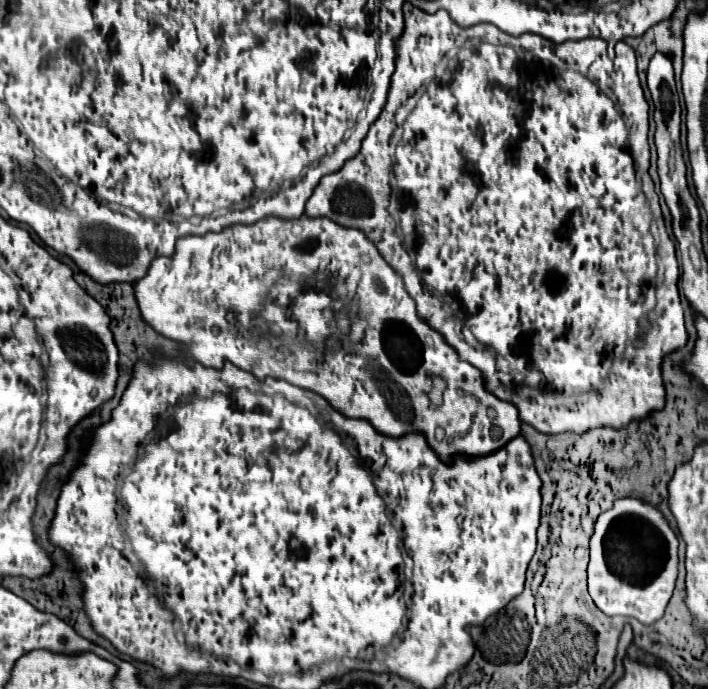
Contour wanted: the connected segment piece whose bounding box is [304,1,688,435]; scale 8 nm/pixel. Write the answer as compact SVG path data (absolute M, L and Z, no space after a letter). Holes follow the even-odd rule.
M406 1L406 3L404 3L404 23L406 23L406 25L404 25L404 31L402 31L402 35L400 35L400 37L398 37L398 39L396 39L396 71L394 71L394 75L392 75L392 77L391 77L391 83L390 83L390 88L389 88L389 93L390 93L390 95L388 95L388 99L387 99L387 103L386 103L386 105L385 105L385 108L384 108L384 109L385 109L385 110L386 110L386 111L387 111L387 112L388 112L388 113L386 113L386 111L384 111L384 115L380 115L380 119L378 119L378 121L376 121L376 123L373 123L373 124L372 124L372 125L371 125L371 127L370 127L370 129L369 129L369 131L368 131L368 135L366 135L366 139L364 139L364 141L362 141L362 147L360 147L360 151L358 151L358 155L354 155L354 157L352 157L352 159L348 159L348 161L346 161L346 163L344 163L344 165L342 165L342 169L340 169L340 171L336 171L336 173L332 173L332 175L326 175L326 177L324 177L324 179L320 179L320 183L318 183L318 185L316 185L316 189L314 189L314 193L312 193L312 197L310 197L310 199L308 199L308 203L306 203L306 211L304 211L304 215L308 215L308 217L326 217L326 219L330 219L330 221L334 221L334 223L338 223L338 225L342 225L342 227L352 227L352 229L360 229L360 231L362 231L362 233L366 233L366 237L368 237L368 239L370 239L370 241L372 241L372 243L374 243L374 245L376 245L376 249L378 249L378 251L380 251L380 255L382 255L382 257L384 257L384 259L386 259L386 263L388 263L388 265L390 265L390 267L394 267L394 271L396 271L396 273L398 273L398 275L400 275L400 277L402 277L402 281L404 281L404 287L406 287L406 291L408 291L408 295L410 295L410 297L412 297L412 299L414 299L414 301L416 301L416 311L418 311L418 315L420 315L420 317L422 317L422 319L424 319L424 321L426 321L426 323L428 323L428 325L430 325L430 327L432 327L432 329L434 329L434 331L438 331L438 333L440 333L440 335L442 335L442 337L444 337L444 339L446 339L446 343L448 343L448 345L450 345L450 347L454 347L454 349L456 349L456 353L458 353L458 355L460 355L460 359L462 359L462 361L468 361L468 363L470 363L470 365L474 365L474 367L476 367L476 369L480 369L480 351L479 351L479 350L478 350L478 345L480 345L480 343L484 343L484 347L492 347L492 351L496 351L496 359L502 359L502 361L504 361L504 363L506 363L506 365L508 365L508 369L510 369L510 375L512 375L512 379L514 379L514 381L510 381L510 385L512 385L512 387L510 387L510 389L512 389L512 391L510 391L510 393L506 393L506 391L502 391L502 387L500 387L500 385L502 385L502 383L500 383L500 377L488 377L488 373L484 373L484 377L486 377L486 379L490 379L490 387L488 387L488 389L490 389L490 391L492 391L492 393L494 393L494 395L498 395L498 397L500 397L500 399L502 399L502 401L510 401L510 403L512 403L512 405L516 405L516 407L518 407L518 413L520 413L520 419L522 419L522 421L524 421L524 423L528 423L528 425L532 425L532 427L534 427L534 429L538 429L538 431L540 431L540 433L546 433L546 435L558 435L558 433L578 433L578 435L582 435L582 433L584 433L584 431L590 431L590 429L596 429L596 427L616 427L616 429L622 429L622 427L626 427L626 425L628 425L628 423L632 423L632 421L642 421L642 417L644 417L644 415L650 415L650 413L652 413L652 411L660 411L660 409L664 409L664 403L666 403L666 387L664 387L664 379L662 379L662 367L660 367L660 363L662 363L662 361L664 361L664 355L666 355L666 353L670 353L670 351L674 351L674 349L680 349L680 347L684 347L684 345L686 345L686 341L688 341L688 333L686 333L686 325L684 325L684 319L660 319L660 317L662 317L662 315L666 315L666 313L668 313L668 311L666 311L666 309L676 309L676 315L680 315L680 317L684 317L684 311L682 311L682 305L680 305L680 295L678 295L678 277L680 277L680 269L678 269L678 261L676 261L676 255L674 255L674 243L672 243L672 238L671 238L671 237L668 237L668 233L667 233L667 231L666 231L666 225L664 225L664 219L663 219L663 218L662 218L662 217L660 217L660 215L662 215L662 213L656 213L656 227L658 227L658 231L656 231L656 235L654 235L654 236L653 236L653 234L652 234L652 233L650 233L650 225L652 225L652 223L653 223L653 221L654 221L654 218L653 218L653 216L652 216L652 211L650 211L650 203L648 203L648 199L646 199L646 195L644 195L644 191L642 191L642 179L640 179L640 173L638 173L638 171L636 171L636 163L634 163L634 159L632 159L632 149L630 149L630 137L632 137L632 135L634 135L634 133L648 133L648 124L649 124L649 111L650 111L650 106L649 106L649 104L648 104L648 102L647 102L647 100L646 100L646 98L645 98L645 96L644 96L644 91L643 91L643 89L642 89L642 85L640 85L640 79L638 79L638 71L636 71L636 55L634 55L634 49L632 49L632 47L630 47L630 45L626 45L626 43L618 43L618 45L616 45L616 57L614 57L614 59L610 59L610 57L608 57L608 51L606 51L606 43L604 43L604 41L602 41L602 39L584 39L584 41L580 41L580 43L562 43L562 45L560 45L560 47L556 47L556 45L552 45L552 43L548 43L548 47L544 47L544 45L542 45L542 47L540 47L540 51L536 51L536 49L530 49L530 51L528 51L528 49L518 49L518 47L512 47L512 45L506 45L506 43L504 43L504 39L500 39L500 37L502 37L502 31L501 31L501 30L500 30L500 29L498 29L498 28L497 28L497 27L496 27L496 26L494 26L494 25L493 25L493 24L490 24L490 23L480 23L480 24L477 24L477 25L474 25L474 26L471 26L471 27L468 27L468 28L462 28L462 27L456 27L456 23L452 23L452 19L450 19L450 17L448 17L448 13L446 13L446 11L438 11L438 13L426 13L426 11L420 11L420 9L418 9L418 7L414 7L414 5L412 5L412 3L408 3L408 1ZM546 51L552 51L552 53L554 53L554 55L556 55L556 65L554 65L554 67L548 67L548 65L546 65L546 67L544 67L544 57L546 57ZM444 53L448 53L448 57L450 57L450 58L451 58L451 59L450 59L450 61L449 61L449 62L450 62L450 63L449 63L449 64L450 64L450 67L448 67L448 71L450 71L450 79L448 79L448 81L446 81L446 83L444 83L444 85L436 85L436 83L432 83L432 85L428 85L428 87L426 87L426 91L424 91L424 93L422 93L422 97L420 97L420 99L418 99L418 103L416 103L416 107L414 107L414 109L412 109L412 113L410 113L410 115L408 115L408 119L406 119L406 121L404 121L404 125L402 125L402 129L404 129L404 133L402 133L402 139L404 139L404 141L400 141L400 143L398 143L398 145L396 145L396 163L394 163L394 168L393 168L393 173L394 173L394 176L395 176L395 179L396 179L396 181L397 181L397 183L398 183L398 187L399 187L399 189L400 189L400 190L401 190L401 194L402 194L402 197L403 197L403 204L404 204L404 208L403 208L403 209L402 209L402 213L400 213L400 231L398 231L398 229L396 229L396 221L394 221L394 219L392 219L392 217L390 217L390 215L388 215L388 195L390 195L390 177L388 177L388 173L384 173L384 171L386 171L386 167L390 167L390 169L392 169L392 159L390 159L390 155L388 155L388 139L390 139L390 135L392 135L392 127L394 127L394 121L392 121L392 114L394 114L394 113L396 113L396 110L397 110L397 108L398 108L398 106L399 106L399 105L401 105L401 103L402 103L402 102L403 102L403 101L406 101L406 100L407 100L407 99L408 99L408 97L410 97L410 95L414 95L414 91L416 91L416 89L418 89L418 87L420 87L420 85L422 85L422 83L424 83L424 81L426 81L426 79L432 79L432 77L434 77L434 67L436 67L436 65L438 65L438 61L440 61L440 57L442 57L442 55L444 55ZM540 73L544 73L544 79L550 79L550 83L548 83L548 81L544 81L544 83L528 83L528 79L530 79L530 75L540 75ZM654 307L656 307L656 309L658 309L658 311L660 311L660 315L658 315L658 327L656 327L656 329L654 329L654 331L652 331L652 333L648 333L648 335L644 335L644 337L642 337L642 341L640 341L640 343L638 343L638 345L636 345L636 353L634 353L634 357L632 357L632 359L624 359L624 347L628 347L628 343L632 343L632 339L636 339L636 335L640 335L640 327L644 327L644 323L648 323L648 319L650 319L650 315L648 315L648 313L650 313L650 311L652 311L652 313L656 313L656 309L654 309Z

